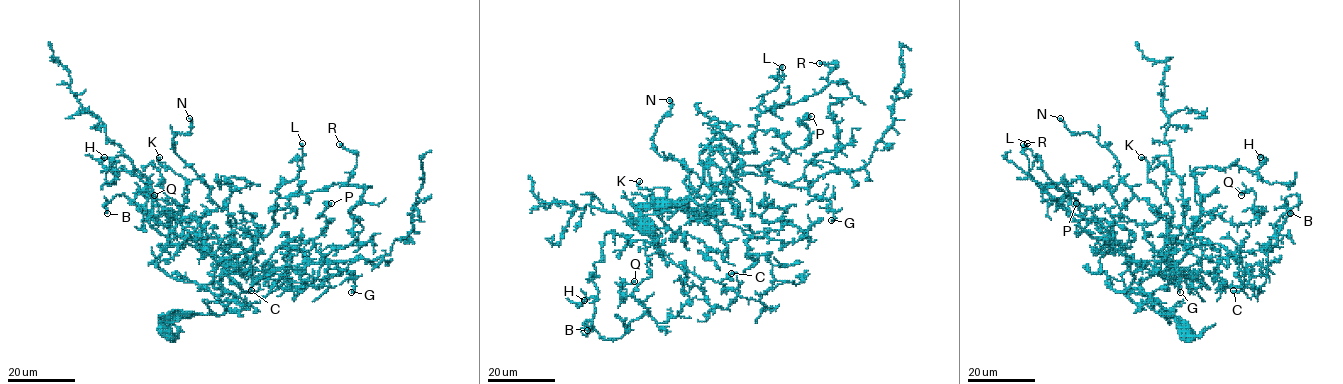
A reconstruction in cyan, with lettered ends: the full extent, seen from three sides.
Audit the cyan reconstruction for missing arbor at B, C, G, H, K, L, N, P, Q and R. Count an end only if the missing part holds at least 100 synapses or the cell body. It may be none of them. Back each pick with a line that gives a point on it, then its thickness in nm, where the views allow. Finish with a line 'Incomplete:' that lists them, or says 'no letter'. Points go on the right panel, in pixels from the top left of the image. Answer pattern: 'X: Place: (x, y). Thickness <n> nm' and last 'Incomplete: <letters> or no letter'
Incomplete: no letter

